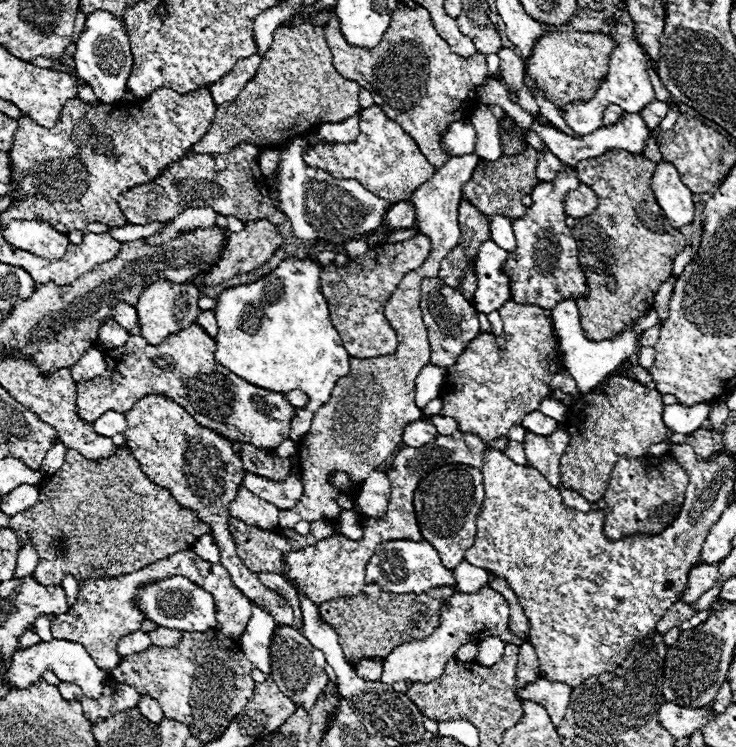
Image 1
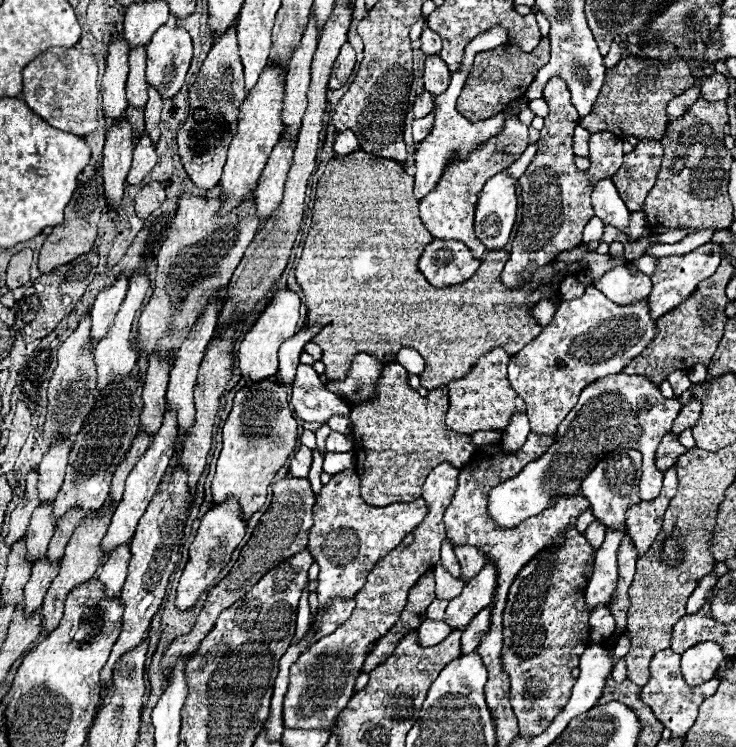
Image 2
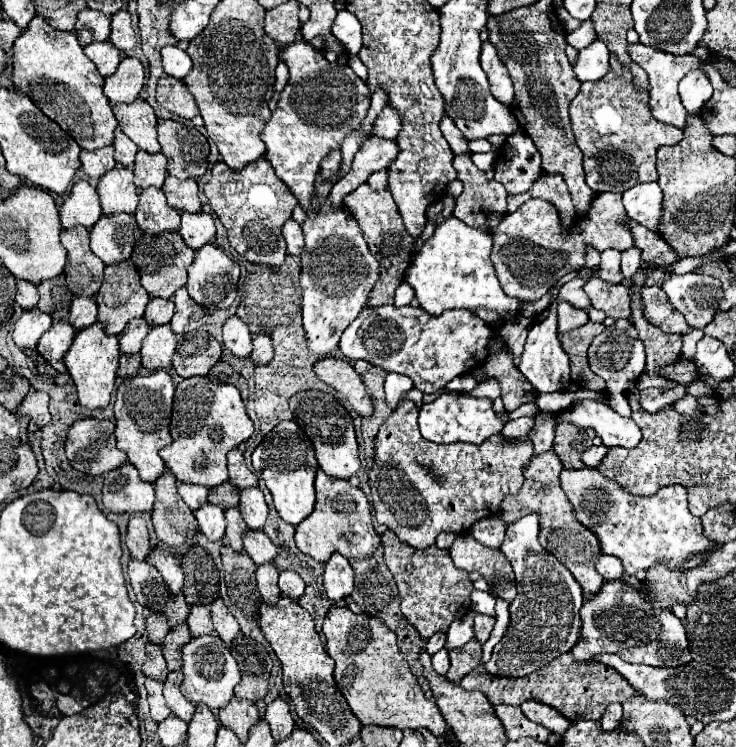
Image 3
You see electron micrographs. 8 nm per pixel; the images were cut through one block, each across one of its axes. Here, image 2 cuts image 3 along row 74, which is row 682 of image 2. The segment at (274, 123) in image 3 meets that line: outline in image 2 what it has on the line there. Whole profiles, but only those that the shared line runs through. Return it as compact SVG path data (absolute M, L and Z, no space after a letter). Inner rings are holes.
M440 464L424 482L422 498L430 502L424 522L414 530L414 542L408 546L398 546L388 552L370 570L366 584L356 594L356 608L352 616L332 634L320 638L290 668L290 686L284 696L284 726L304 728L304 730L330 730L338 714L346 708L350 696L354 694L356 678L362 672L364 660L372 644L380 636L386 636L396 624L400 612L404 610L410 588L418 582L426 570L432 570L440 560L440 546L446 538L444 530L444 510L448 508L456 490L456 470L450 464Z

